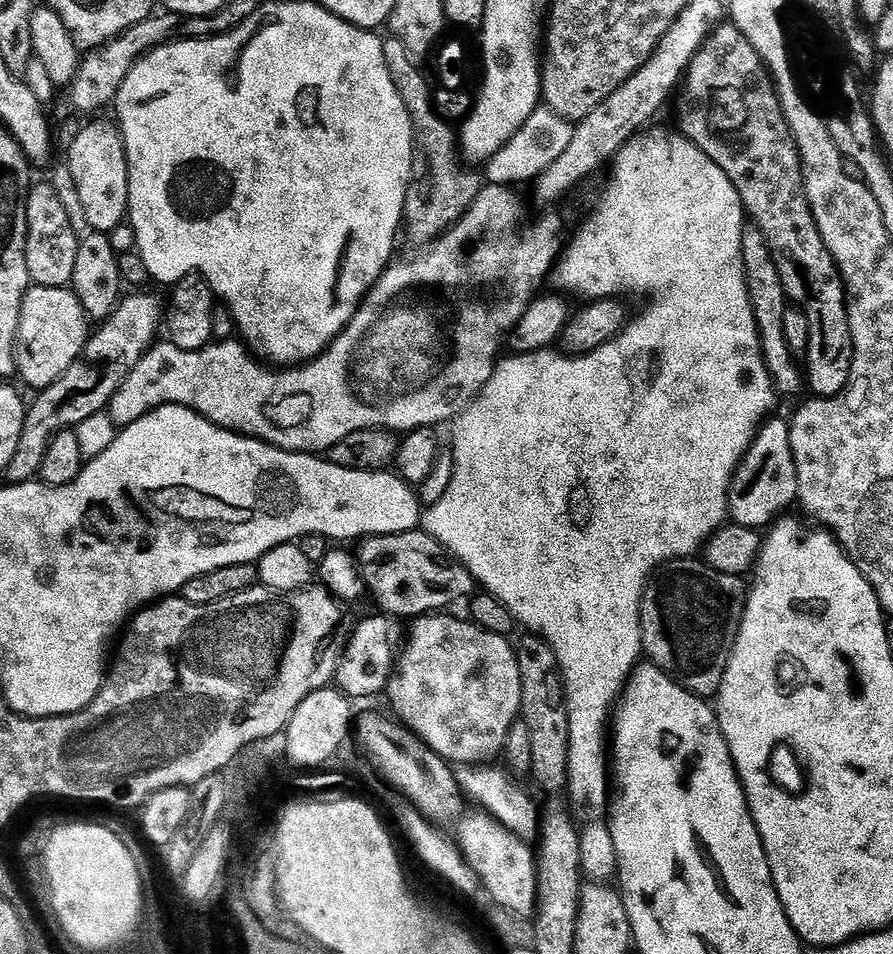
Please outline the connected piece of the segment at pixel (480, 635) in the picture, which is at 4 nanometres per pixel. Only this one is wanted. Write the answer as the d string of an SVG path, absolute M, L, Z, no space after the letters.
M429 614L415 617L406 632L406 643L398 656L398 663L394 675L386 689L388 700L392 703L394 711L400 715L399 723L405 729L411 730L419 739L423 740L432 751L437 752L443 760L458 766L480 766L485 762L492 762L496 755L505 751L510 730L521 719L520 707L522 706L522 674L518 674L518 658L513 641L508 636L487 632L484 628L472 622L471 619L455 620L452 614Z

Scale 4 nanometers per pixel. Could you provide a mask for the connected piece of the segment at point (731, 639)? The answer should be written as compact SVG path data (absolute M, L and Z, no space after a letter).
M700 558L673 560L663 565L649 579L640 600L640 642L643 655L690 694L715 697L728 669L740 633L740 624L744 621L745 608L740 605L740 588L745 583L745 577L722 574Z

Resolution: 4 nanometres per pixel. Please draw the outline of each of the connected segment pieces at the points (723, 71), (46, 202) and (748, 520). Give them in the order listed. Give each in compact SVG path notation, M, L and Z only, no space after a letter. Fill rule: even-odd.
M724 22L708 37L707 43L704 44L703 48L700 49L700 53L692 60L688 71L684 73L682 81L683 92L685 102L692 107L688 112L688 117L684 120L685 133L683 132L683 135L691 143L695 144L700 151L704 152L707 156L711 156L716 161L717 166L726 174L726 178L730 178L730 182L738 190L741 202L744 203L745 213L750 217L751 223L762 230L762 234L770 246L770 254L774 258L774 266L778 266L778 274L782 278L782 286L786 290L789 301L795 307L803 310L806 314L806 320L810 322L810 346L806 353L806 384L810 392L812 388L811 395L816 398L839 396L844 391L844 387L848 385L850 370L852 369L852 331L850 330L850 318L848 317L848 297L844 290L844 279L840 277L840 268L834 262L834 258L830 254L830 250L814 222L814 214L808 205L808 199L804 193L804 175L800 165L800 151L794 142L792 131L782 112L782 102L778 98L772 76L768 72L768 67L764 65L764 60L758 54L758 50L754 50L754 46L750 46L750 42L746 37L736 29L736 25L731 22Z
M37 183L26 202L28 233L26 234L26 266L28 278L33 285L41 284L51 288L71 285L74 262L78 262L78 246L81 237L76 236L72 216L64 200L48 184Z
M769 418L761 424L760 431L752 439L752 444L736 467L732 484L728 487L728 514L731 523L743 528L767 529L781 519L787 513L784 511L798 500L798 466L794 462L794 450L790 446L790 424L787 419L776 419Z

